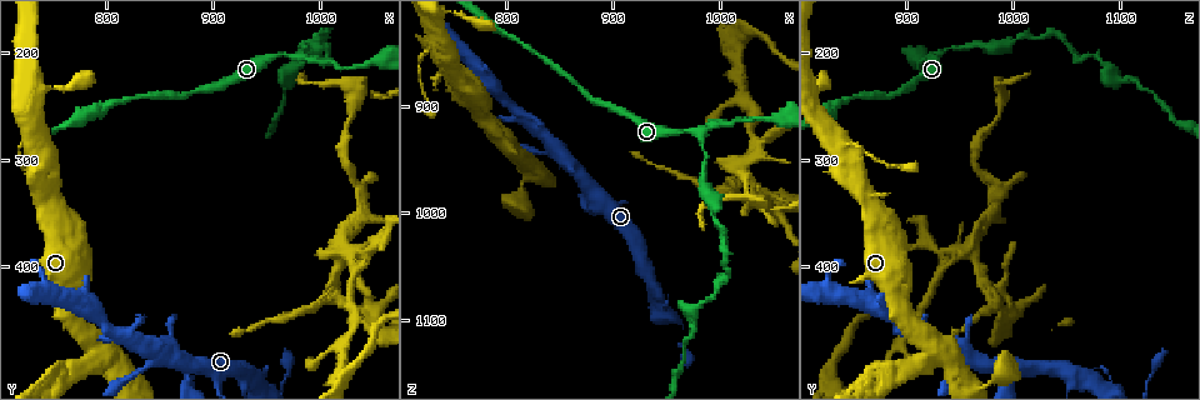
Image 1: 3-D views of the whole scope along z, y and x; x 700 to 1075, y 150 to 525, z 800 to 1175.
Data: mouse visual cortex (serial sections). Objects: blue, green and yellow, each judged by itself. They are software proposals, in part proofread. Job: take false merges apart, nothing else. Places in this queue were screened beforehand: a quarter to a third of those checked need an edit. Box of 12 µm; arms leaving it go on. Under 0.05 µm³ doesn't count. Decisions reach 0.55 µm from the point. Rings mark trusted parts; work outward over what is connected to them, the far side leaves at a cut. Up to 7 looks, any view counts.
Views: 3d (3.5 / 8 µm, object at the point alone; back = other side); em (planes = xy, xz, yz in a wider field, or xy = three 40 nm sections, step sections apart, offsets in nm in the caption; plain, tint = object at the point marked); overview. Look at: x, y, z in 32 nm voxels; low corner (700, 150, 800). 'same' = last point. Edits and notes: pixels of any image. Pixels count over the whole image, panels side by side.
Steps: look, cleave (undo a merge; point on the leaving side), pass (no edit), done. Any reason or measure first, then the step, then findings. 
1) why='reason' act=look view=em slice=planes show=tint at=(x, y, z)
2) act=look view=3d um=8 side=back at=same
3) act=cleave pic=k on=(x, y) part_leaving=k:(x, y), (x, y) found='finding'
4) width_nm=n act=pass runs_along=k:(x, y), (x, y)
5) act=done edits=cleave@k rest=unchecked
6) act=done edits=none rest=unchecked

why='three arms meet' act=look view=3d um=3.5 at=(982, 204, 926)

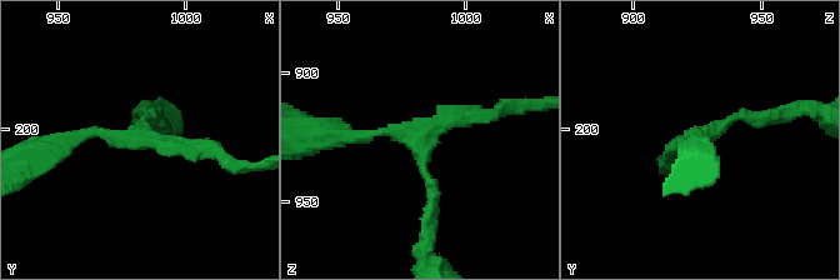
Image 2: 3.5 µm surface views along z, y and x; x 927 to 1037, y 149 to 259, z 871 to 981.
arms=3 arm_widths_nm=150,150,200 why='now the EM' act=look view=em slice=planes show=plain at=(979, 203, 925)

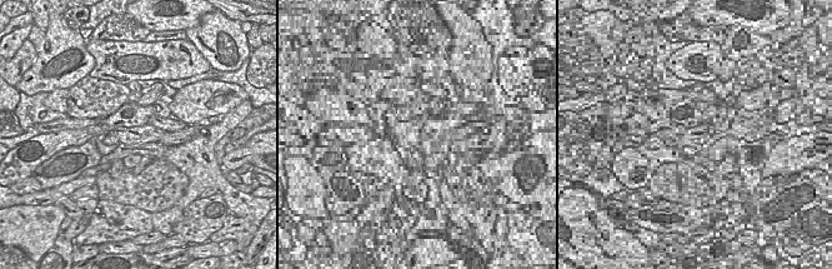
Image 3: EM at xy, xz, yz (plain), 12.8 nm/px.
act=look view=em slice=planes show=tint at=same

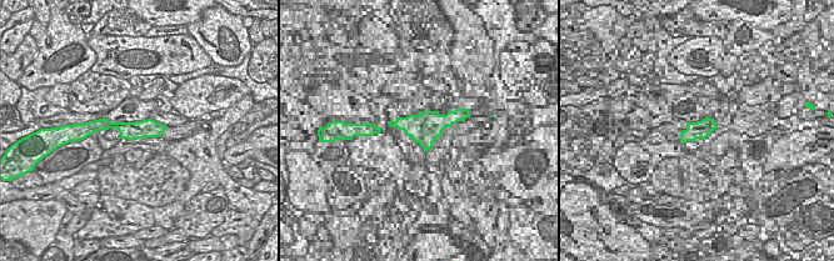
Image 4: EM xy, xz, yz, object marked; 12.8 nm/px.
width_nm=240 act=pass runs_along=4:(99, 126), (161, 129) found='one cell here'

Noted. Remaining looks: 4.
why='sharp bend' act=look view=3d um=3.5 at=(878, 498, 996)

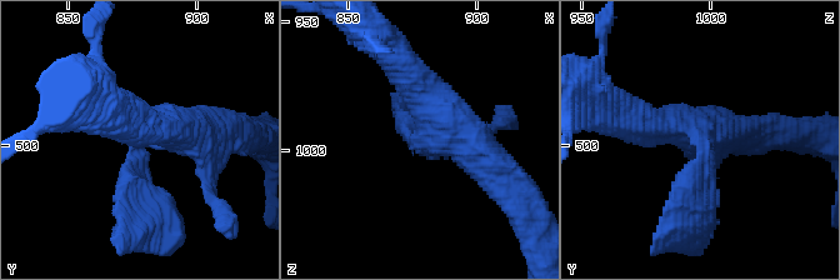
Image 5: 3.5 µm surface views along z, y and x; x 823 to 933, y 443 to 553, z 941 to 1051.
arm_widths_nm=350,500 act=look view=em slice=planes show=tint at=(877, 500, 998)

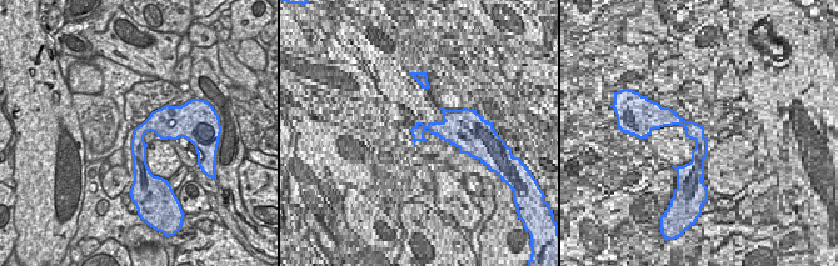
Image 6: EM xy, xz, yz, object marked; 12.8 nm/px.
width_nm=220 act=pass runs_along=5:(200, 130), (135, 145), (135, 188), (170, 206) found='all the same cell'

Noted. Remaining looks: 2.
why='abrupt turn' act=look view=3d um=3.5 side=back at=(790, 476, 922)

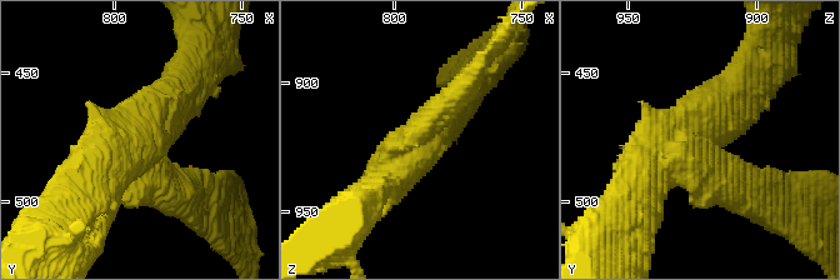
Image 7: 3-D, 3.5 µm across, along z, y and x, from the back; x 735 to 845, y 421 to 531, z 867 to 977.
why='need the tissue' act=look view=em slice=xy step=3 show=tint at=(787, 479, 923)

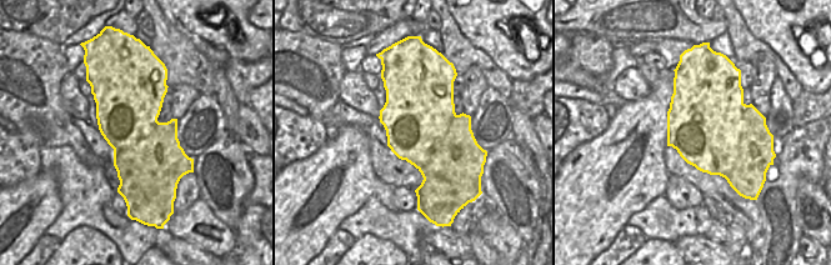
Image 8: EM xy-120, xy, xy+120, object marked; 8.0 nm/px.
act=cleave pic=7 on=(183, 186) part_leaving=7:(713, 168), (783, 221) found='a second cell is stuck on'

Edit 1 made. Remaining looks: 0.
act=done edits=cleave@7 rest=unchecked

